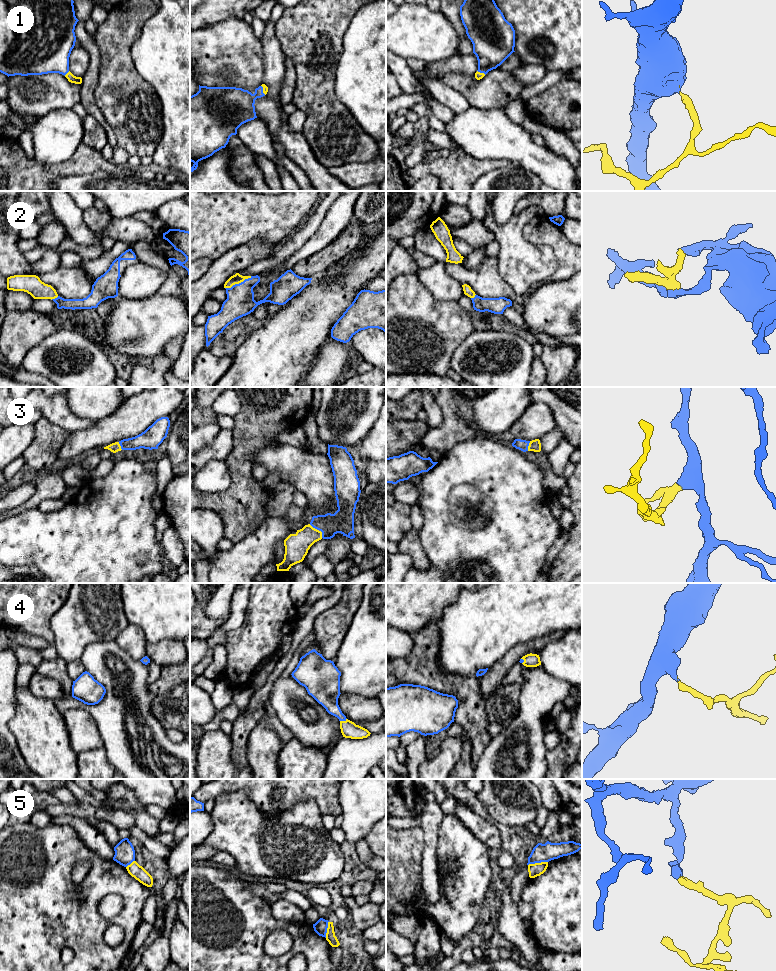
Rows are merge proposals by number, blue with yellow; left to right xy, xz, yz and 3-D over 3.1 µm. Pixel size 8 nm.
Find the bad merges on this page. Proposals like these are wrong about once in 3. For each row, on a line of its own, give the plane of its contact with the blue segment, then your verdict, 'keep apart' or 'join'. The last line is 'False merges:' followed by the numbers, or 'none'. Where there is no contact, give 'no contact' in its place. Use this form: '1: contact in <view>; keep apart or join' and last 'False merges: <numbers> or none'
1: contact in yz; join
2: contact in xz; join
3: contact in xz; join
4: contact in xz; join
5: contact in yz; keep apart
False merges: 5

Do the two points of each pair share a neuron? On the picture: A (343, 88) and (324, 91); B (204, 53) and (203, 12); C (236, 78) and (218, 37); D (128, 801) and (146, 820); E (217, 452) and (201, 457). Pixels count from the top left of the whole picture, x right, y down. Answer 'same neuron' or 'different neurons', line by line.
A: different neurons
B: different neurons
C: same neuron
D: same neuron
E: same neuron

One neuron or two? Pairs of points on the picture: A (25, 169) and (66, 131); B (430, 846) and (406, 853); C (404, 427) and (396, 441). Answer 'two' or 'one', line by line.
A: two
B: two
C: one

